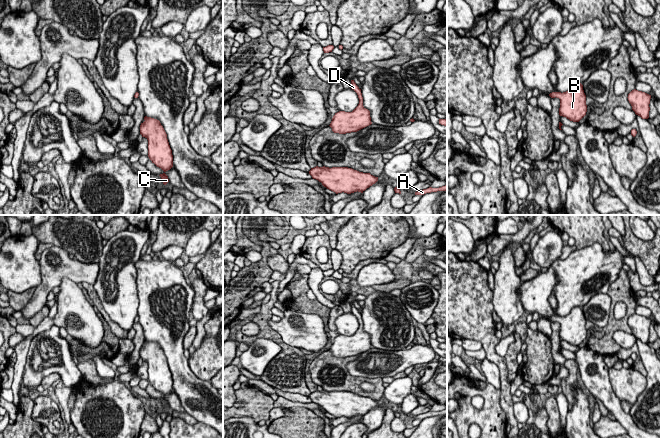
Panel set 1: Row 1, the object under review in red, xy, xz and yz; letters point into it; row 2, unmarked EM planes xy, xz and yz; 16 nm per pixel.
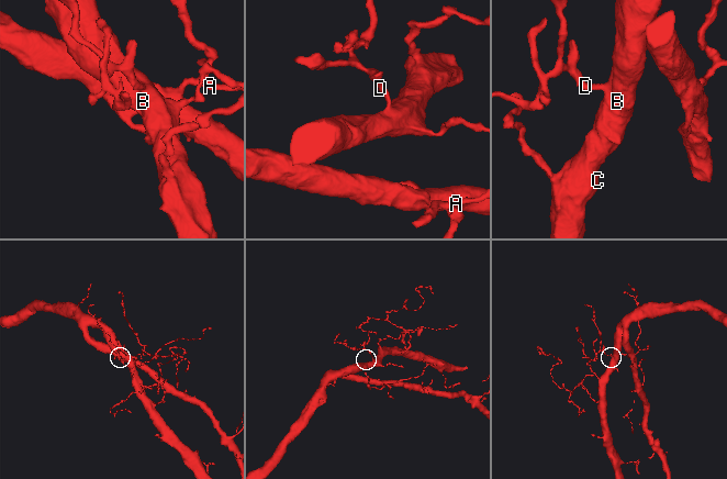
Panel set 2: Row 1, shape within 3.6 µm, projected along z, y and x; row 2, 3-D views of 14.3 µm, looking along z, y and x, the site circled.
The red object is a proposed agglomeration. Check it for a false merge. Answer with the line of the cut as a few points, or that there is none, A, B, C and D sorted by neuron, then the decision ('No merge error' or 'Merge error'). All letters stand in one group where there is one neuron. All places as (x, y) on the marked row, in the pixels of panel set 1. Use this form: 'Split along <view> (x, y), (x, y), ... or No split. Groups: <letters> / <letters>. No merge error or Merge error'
No split. Groups: A B C D. No merge error

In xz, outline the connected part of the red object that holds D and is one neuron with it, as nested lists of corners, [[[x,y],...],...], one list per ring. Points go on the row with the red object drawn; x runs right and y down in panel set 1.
[[[351,80],[351,89],[357,93],[359,104],[352,112],[339,111],[335,113],[329,125],[334,133],[357,132],[372,124],[370,111],[363,106],[361,89],[354,80]]]

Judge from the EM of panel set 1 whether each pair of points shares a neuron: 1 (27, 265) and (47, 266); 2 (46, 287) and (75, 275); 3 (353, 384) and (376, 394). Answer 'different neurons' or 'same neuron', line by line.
1: different neurons
2: same neuron
3: same neuron

